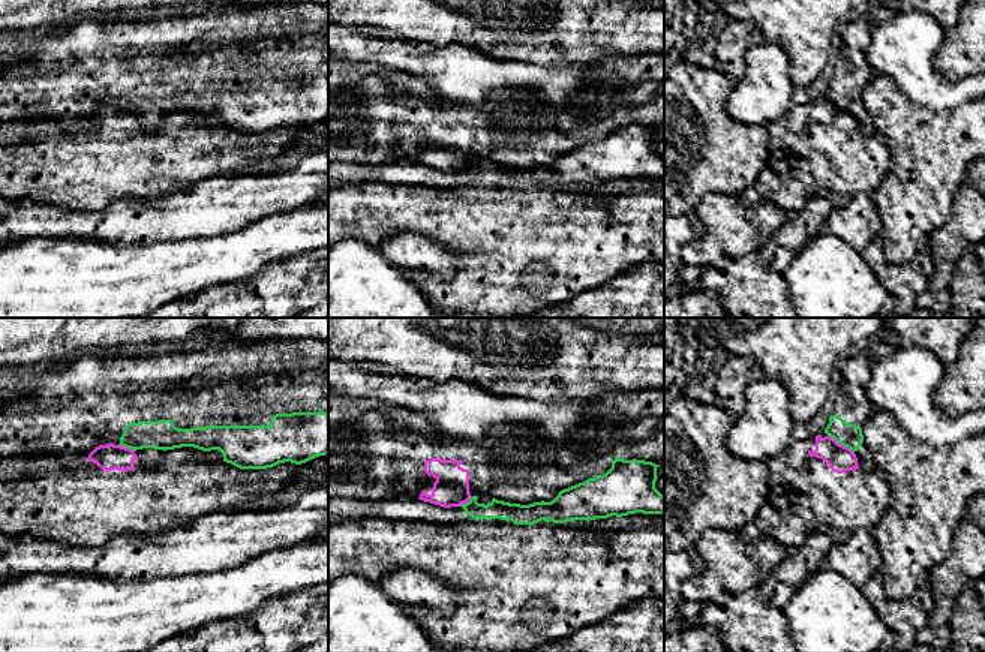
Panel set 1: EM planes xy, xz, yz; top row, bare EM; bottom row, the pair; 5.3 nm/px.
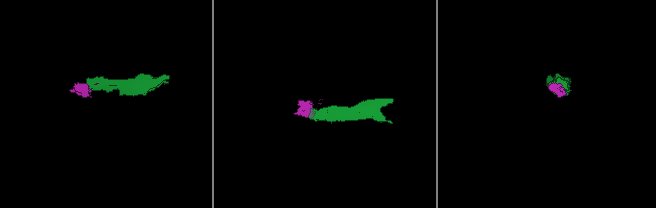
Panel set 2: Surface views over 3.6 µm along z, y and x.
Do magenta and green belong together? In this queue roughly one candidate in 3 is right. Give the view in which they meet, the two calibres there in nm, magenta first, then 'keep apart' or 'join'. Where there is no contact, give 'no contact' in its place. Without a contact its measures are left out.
contact in yz; calibres 140 and 130 nm; keep apart

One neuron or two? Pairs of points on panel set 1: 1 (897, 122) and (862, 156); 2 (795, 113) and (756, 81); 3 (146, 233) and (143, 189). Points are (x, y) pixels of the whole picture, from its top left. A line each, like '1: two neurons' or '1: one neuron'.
1: two neurons
2: two neurons
3: two neurons

